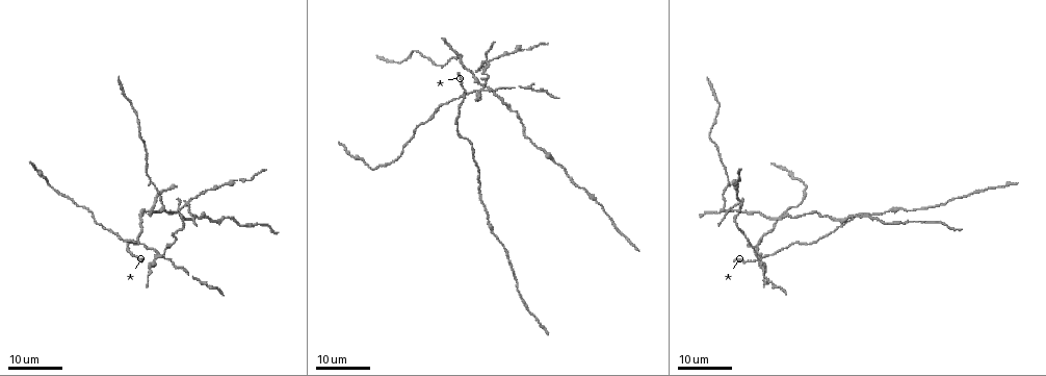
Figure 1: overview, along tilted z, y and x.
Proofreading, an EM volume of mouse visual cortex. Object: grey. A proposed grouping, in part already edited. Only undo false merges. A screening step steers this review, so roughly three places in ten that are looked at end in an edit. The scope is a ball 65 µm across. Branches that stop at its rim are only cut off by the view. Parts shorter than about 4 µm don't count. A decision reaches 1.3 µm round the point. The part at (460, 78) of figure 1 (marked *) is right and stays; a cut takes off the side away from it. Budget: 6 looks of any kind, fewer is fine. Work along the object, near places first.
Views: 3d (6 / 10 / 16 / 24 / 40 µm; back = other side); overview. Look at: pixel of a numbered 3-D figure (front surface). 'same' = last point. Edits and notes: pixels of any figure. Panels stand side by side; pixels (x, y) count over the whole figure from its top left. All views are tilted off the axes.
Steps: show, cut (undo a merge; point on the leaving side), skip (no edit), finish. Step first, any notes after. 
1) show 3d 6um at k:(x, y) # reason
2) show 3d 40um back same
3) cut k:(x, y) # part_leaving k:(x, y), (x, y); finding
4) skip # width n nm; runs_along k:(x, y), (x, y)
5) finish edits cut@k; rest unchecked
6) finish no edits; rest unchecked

show 3d 24um at 1:(483, 90)

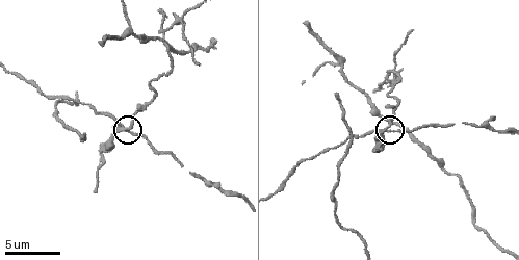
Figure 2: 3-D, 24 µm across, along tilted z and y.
show 3d 10um at 2:(384, 132)

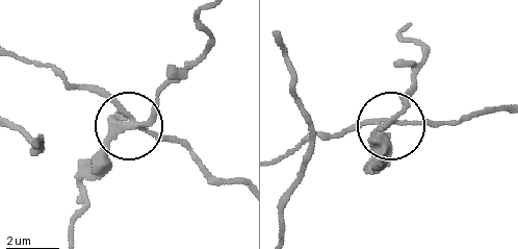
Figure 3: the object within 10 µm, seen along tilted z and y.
cut 3:(101, 152) # arms 4; a second neuron is stuck on

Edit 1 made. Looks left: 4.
show overview # redraw

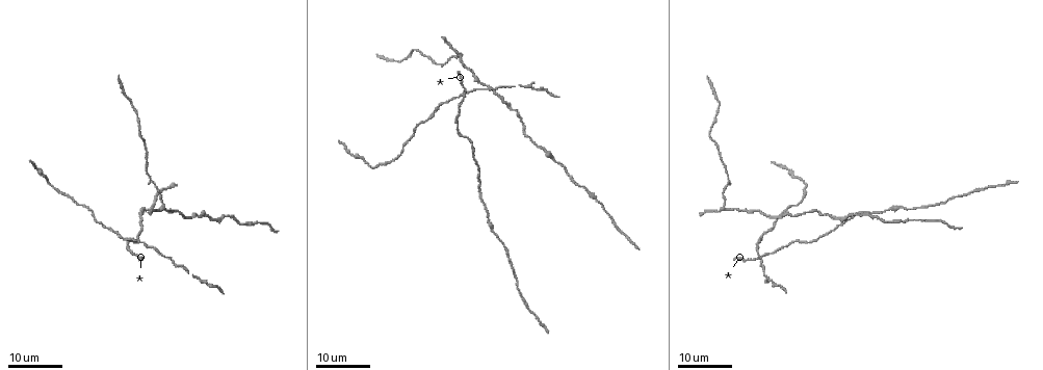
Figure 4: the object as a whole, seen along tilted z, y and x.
show 3d 16um at 4:(461, 55) # three-way junction

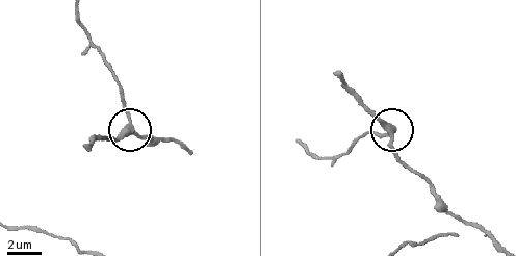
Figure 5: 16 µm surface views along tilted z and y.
show 3d 6um at 5:(128, 127)

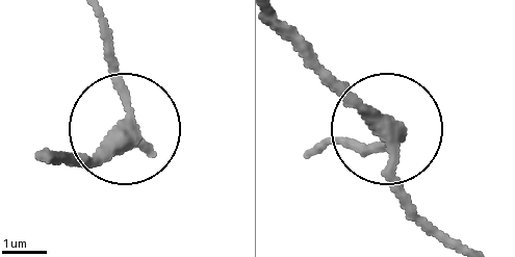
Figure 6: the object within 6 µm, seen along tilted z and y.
cut 6:(121, 76) # part_leaving 6:(114, 136), (123, 84), (104, 17); a second neuron is stuck on

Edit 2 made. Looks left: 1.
finish edits cut@3, cut@6; rest unchecked

